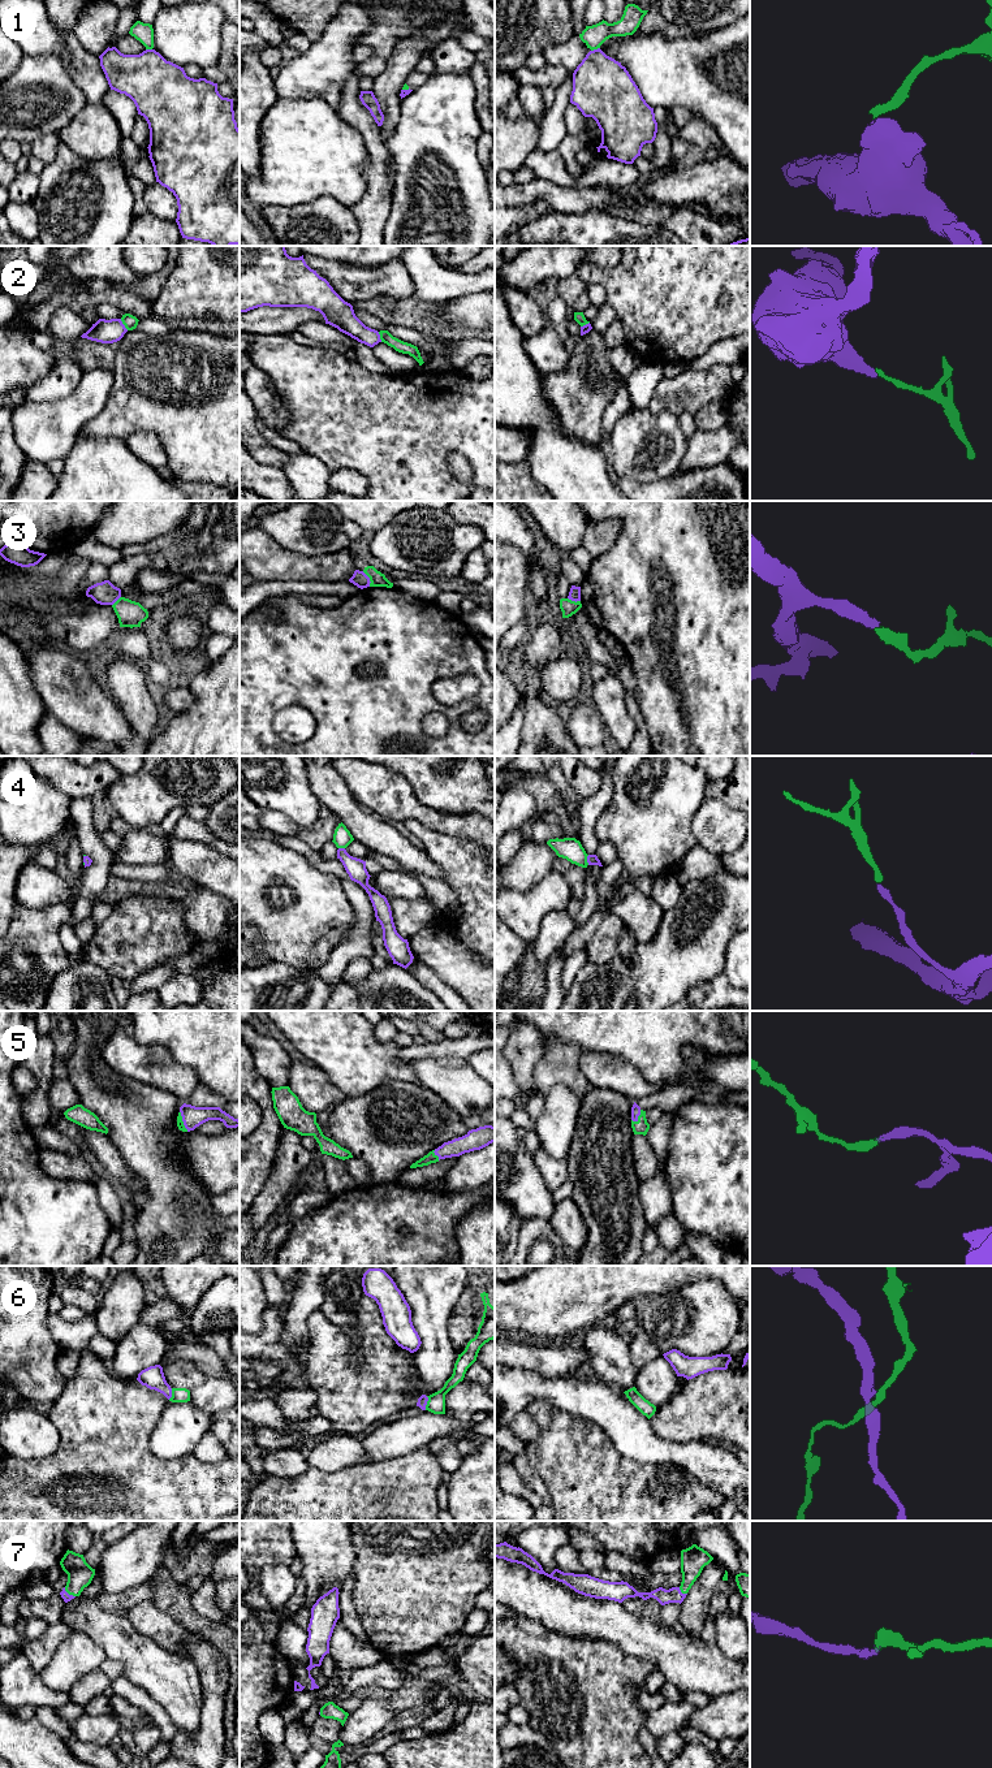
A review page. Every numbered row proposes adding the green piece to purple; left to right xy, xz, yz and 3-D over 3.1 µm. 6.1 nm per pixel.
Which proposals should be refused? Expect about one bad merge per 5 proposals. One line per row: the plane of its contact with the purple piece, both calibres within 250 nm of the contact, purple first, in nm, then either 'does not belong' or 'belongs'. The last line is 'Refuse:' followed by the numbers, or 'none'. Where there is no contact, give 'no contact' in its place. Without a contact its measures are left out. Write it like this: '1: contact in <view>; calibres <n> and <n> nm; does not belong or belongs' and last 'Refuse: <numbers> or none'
1: contact in yz; calibres 380 and 140 nm; does not belong
2: contact in xy; calibres 150 and 90 nm; does not belong
3: contact in xz; calibres 90 and 90 nm; does not belong
4: contact in yz; calibres 60 and 140 nm; belongs
5: contact in xy; calibres 130 and 50 nm; belongs
6: contact in xz; calibres 60 and 110 nm; does not belong
7: contact in xy; calibres 50 and 160 nm; belongs
Refuse: 1, 2, 3, 6

